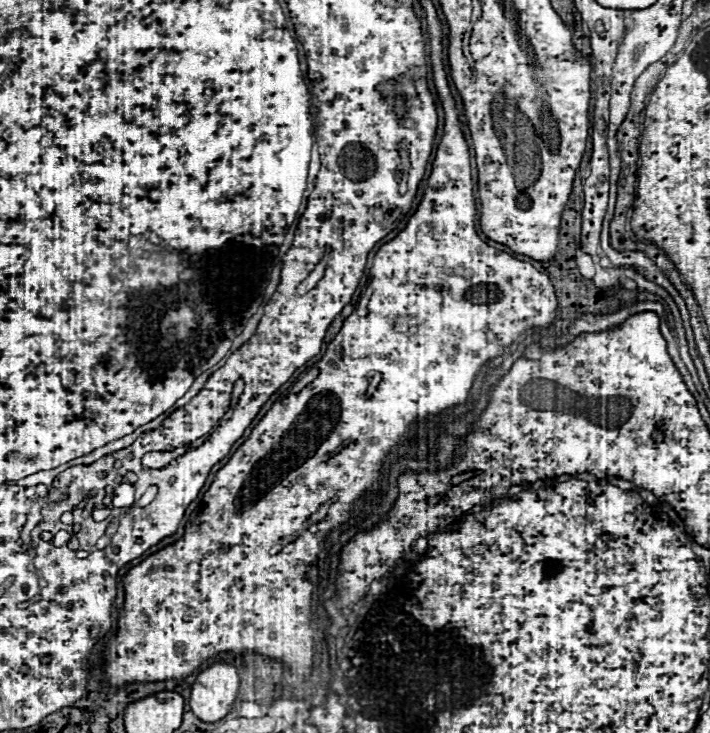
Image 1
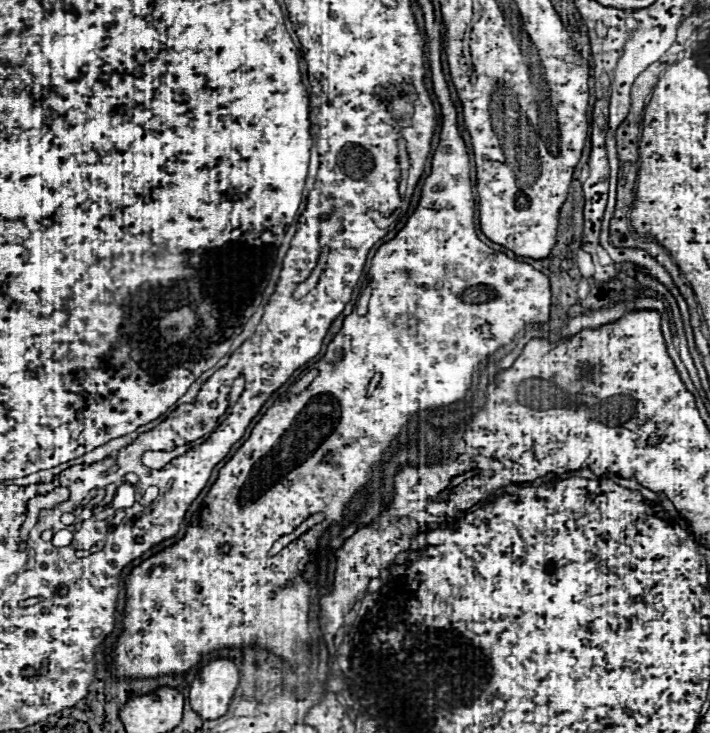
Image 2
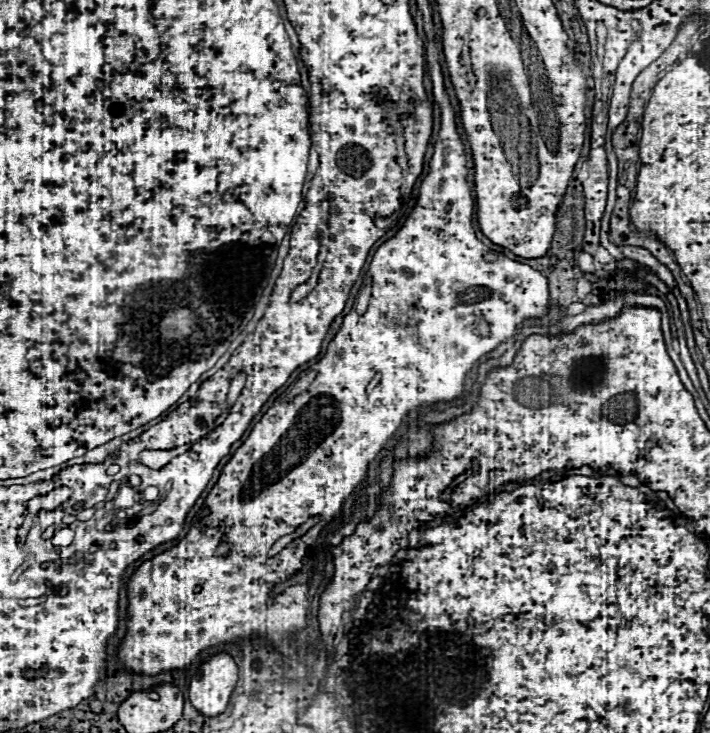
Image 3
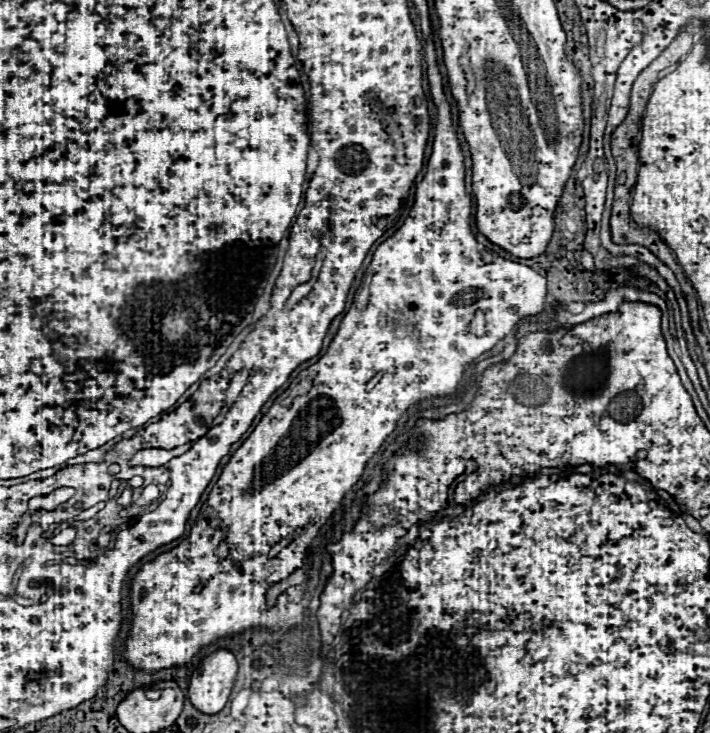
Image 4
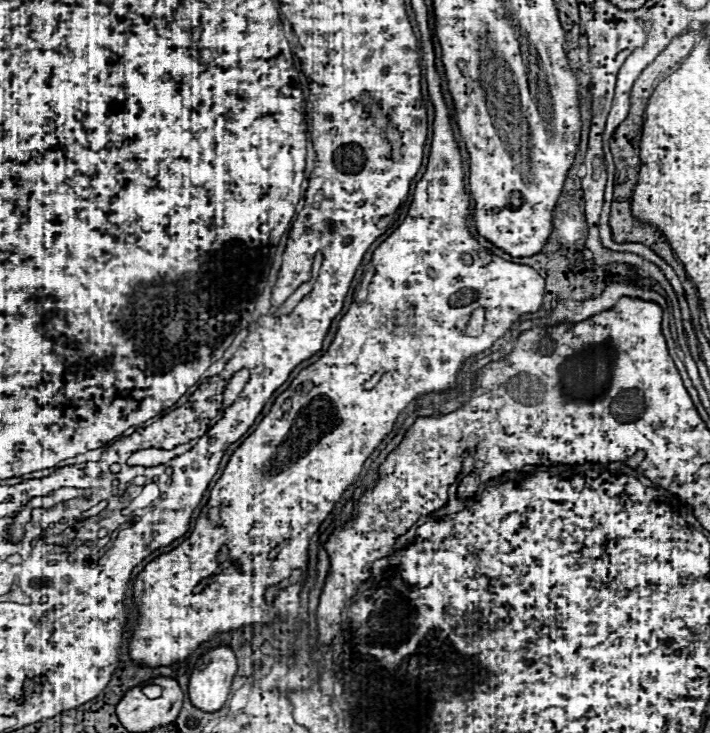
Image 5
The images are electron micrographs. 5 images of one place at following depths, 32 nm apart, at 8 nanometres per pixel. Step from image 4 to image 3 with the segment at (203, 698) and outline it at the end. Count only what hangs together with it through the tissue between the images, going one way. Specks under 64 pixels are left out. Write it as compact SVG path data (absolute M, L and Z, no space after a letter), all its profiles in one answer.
M230 654L210 656L190 682L190 702L204 716L218 716L226 710L238 680L238 668Z

